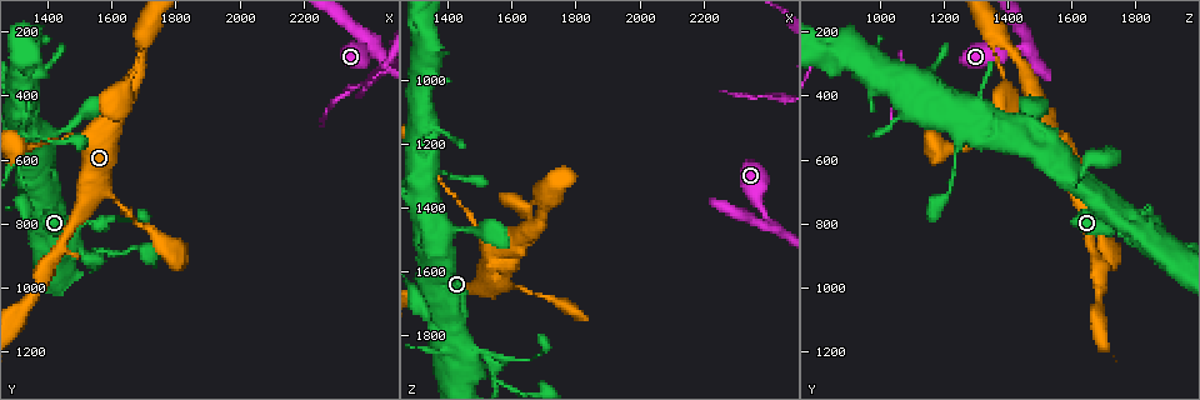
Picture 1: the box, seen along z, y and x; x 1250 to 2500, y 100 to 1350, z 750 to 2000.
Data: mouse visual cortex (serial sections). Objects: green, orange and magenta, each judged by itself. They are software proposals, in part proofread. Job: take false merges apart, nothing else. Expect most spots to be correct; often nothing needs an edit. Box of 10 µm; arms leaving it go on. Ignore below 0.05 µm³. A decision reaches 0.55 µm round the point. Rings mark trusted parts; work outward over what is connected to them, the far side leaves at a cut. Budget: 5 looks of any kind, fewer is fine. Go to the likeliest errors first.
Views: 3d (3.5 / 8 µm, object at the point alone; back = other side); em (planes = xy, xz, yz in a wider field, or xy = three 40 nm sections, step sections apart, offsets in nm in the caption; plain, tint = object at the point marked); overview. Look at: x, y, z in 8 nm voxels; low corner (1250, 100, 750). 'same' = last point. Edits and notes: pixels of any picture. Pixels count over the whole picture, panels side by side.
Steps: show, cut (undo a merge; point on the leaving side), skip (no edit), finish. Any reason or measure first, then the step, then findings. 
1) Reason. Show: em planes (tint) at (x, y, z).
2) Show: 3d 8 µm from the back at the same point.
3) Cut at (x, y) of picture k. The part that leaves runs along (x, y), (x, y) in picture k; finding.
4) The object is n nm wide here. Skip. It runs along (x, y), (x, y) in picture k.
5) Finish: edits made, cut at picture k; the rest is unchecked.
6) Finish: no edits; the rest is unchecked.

Calibre changes. Show: 3d 3.5 µm at (1490, 520, 1450).

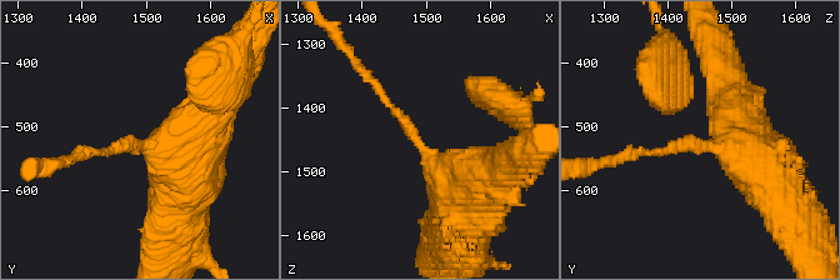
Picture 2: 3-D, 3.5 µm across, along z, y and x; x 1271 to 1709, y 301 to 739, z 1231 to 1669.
The arms are 100, 600 nm wide; now the EM. Show: em xy step 5 (tint) at (1485, 530, 1460).

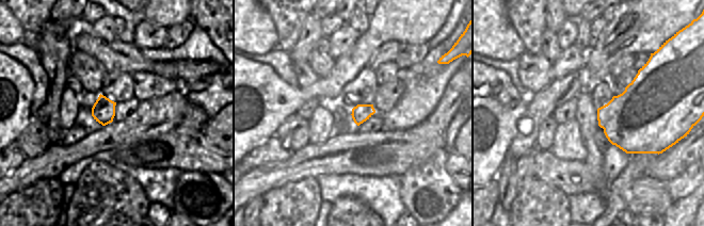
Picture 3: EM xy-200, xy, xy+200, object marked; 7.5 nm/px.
Skip. It runs along (464, 199), (371, 80) in picture 2; one cell here.

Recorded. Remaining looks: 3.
Sudden change in width. Show: 3d 8 µm at (1470, 830, 1860).

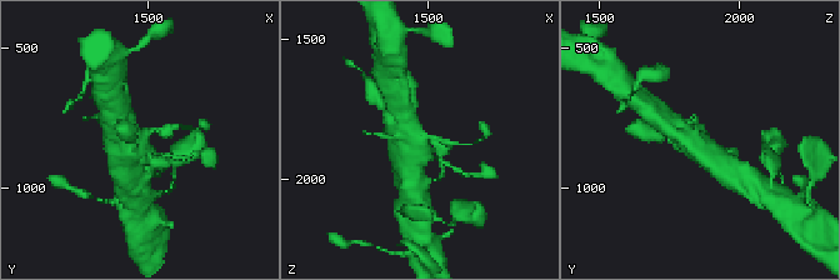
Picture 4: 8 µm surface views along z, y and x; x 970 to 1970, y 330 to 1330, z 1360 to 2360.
Show: em xy step 3 (tint) at the same point.

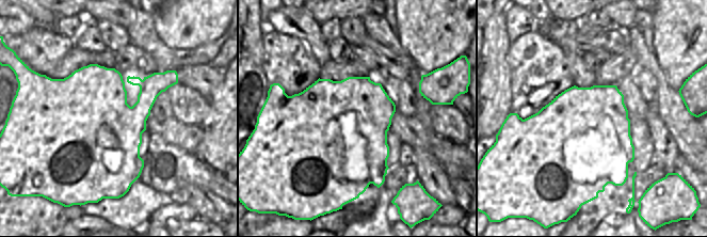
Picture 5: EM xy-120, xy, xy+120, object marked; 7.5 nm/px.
The object is 850 nm wide here. Skip. It runs along (678, 141), (683, 136), (733, 169) in picture 4; one cell here.

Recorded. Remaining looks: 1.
Finish: no edits; the rest is unchecked.

